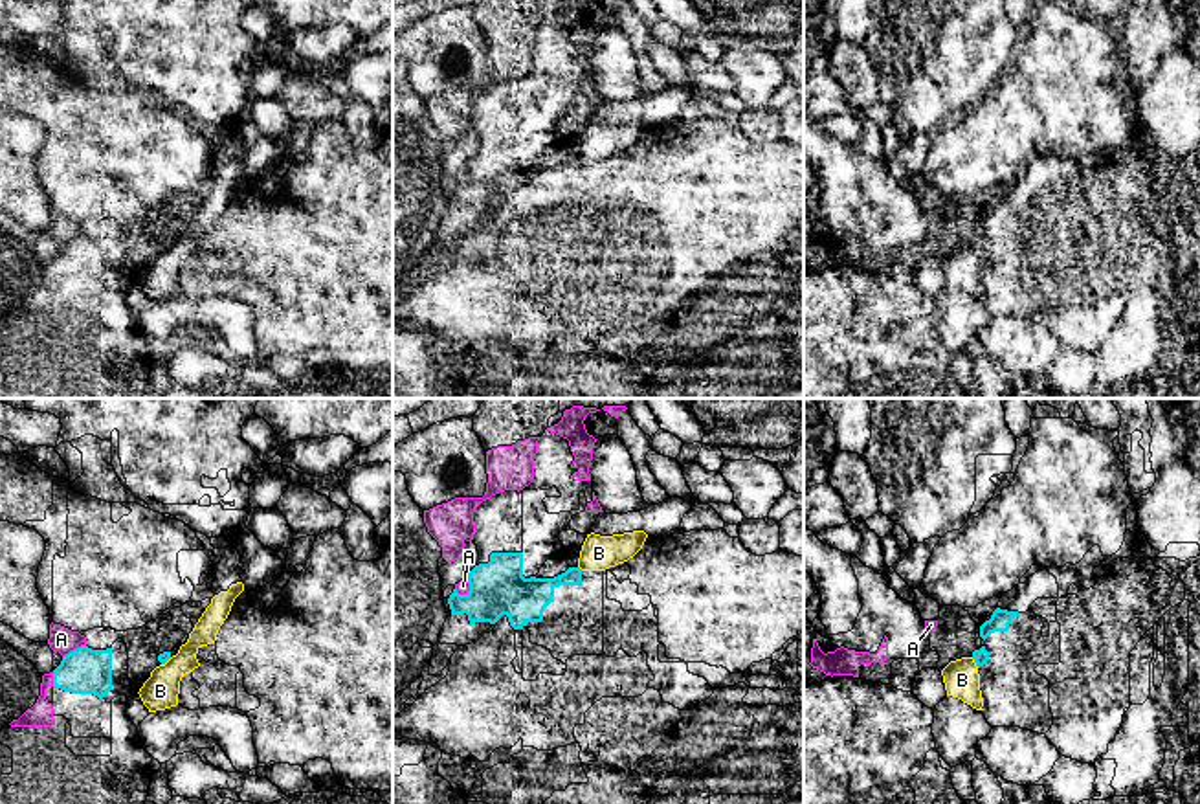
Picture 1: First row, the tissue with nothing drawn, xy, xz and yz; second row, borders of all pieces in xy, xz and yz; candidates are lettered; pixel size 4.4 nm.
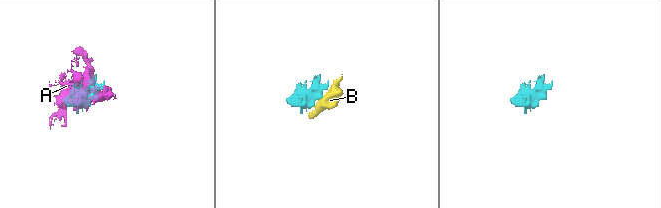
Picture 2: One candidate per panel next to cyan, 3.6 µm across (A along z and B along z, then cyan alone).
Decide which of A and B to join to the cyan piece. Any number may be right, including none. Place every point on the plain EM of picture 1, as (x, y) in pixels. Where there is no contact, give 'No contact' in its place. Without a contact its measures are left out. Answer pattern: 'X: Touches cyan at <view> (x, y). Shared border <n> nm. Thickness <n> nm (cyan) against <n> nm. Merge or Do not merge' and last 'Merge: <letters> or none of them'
A: Touches cyan at xy (74, 239). Shared border 120 nm. Thickness 200 nm (cyan) against 110 nm. Do not merge
B: Touches cyan at yz (975, 250). Shared border 60 nm. Thickness 70 nm (cyan) against 160 nm. Do not merge
Merge: none of them

